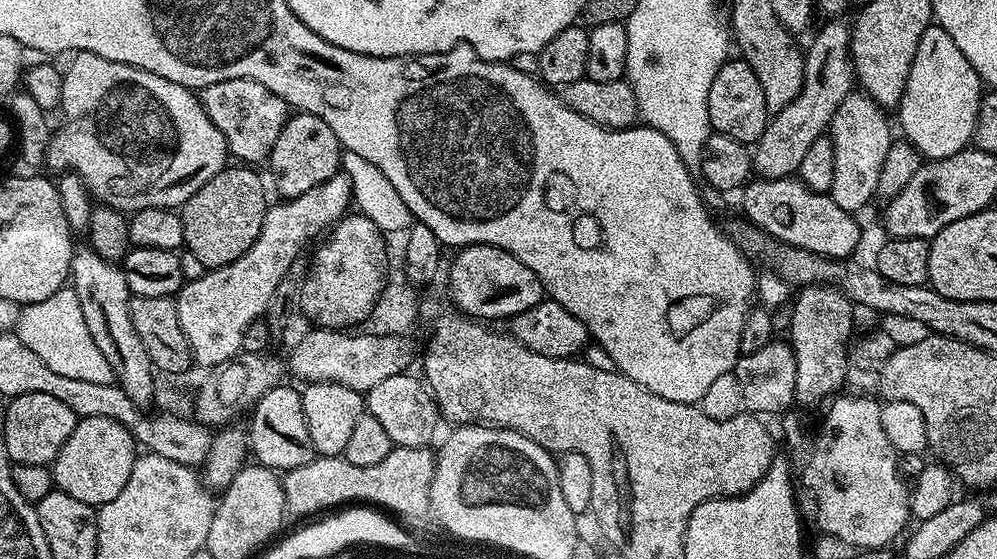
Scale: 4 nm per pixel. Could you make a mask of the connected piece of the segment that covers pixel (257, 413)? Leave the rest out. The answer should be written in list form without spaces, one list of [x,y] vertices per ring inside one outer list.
[[[282,383],[274,390],[262,394],[256,407],[251,409],[252,421],[249,422],[248,428],[246,427],[248,446],[255,463],[262,464],[280,474],[288,472],[291,468],[306,466],[306,462],[310,462],[316,456],[314,442],[310,442],[310,430],[306,430],[306,414],[302,414],[301,389],[288,387],[287,383]]]

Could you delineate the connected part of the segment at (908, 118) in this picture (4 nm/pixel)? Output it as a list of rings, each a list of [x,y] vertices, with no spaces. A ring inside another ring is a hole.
[[[929,26],[918,38],[918,50],[914,50],[906,90],[898,105],[903,139],[914,145],[925,161],[958,154],[972,144],[981,95],[981,78],[966,62],[966,54],[954,46],[954,38],[942,27]]]

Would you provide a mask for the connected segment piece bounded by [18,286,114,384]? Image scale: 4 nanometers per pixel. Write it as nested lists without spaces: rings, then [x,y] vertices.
[[[70,286],[59,288],[42,302],[23,305],[18,335],[23,344],[30,346],[30,350],[34,350],[34,354],[38,354],[38,358],[54,370],[54,374],[82,378],[82,382],[113,383],[110,362],[106,362],[102,350],[94,346],[94,338],[90,338],[90,330],[86,326],[82,302],[78,302],[78,294],[74,294]]]

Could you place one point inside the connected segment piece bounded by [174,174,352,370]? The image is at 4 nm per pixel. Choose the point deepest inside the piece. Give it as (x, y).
(214, 310)

